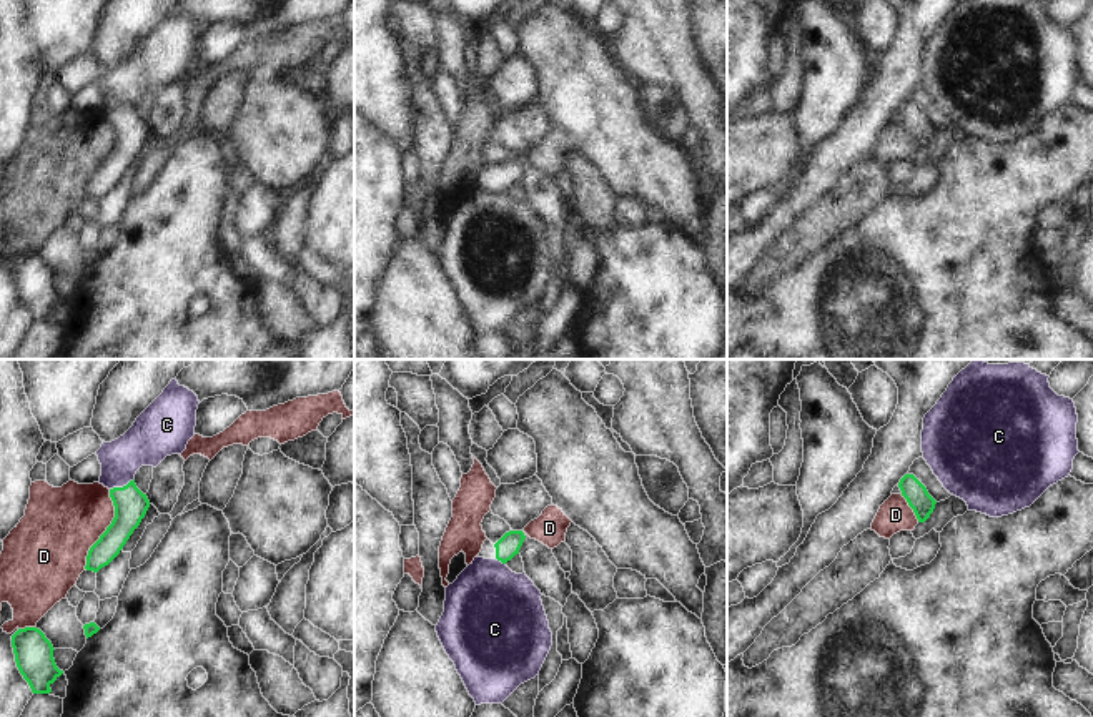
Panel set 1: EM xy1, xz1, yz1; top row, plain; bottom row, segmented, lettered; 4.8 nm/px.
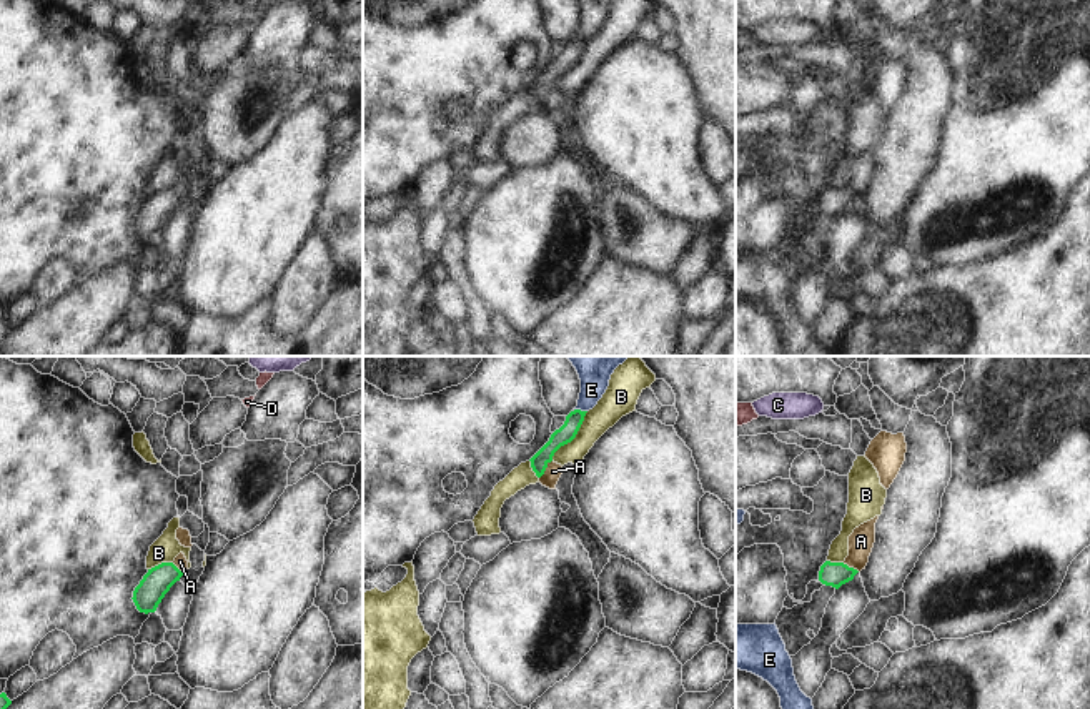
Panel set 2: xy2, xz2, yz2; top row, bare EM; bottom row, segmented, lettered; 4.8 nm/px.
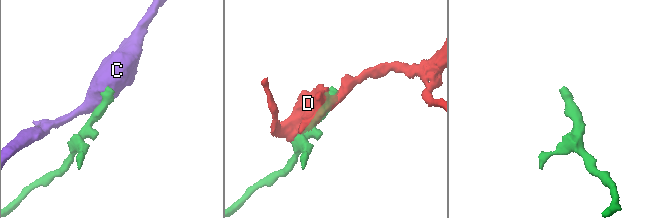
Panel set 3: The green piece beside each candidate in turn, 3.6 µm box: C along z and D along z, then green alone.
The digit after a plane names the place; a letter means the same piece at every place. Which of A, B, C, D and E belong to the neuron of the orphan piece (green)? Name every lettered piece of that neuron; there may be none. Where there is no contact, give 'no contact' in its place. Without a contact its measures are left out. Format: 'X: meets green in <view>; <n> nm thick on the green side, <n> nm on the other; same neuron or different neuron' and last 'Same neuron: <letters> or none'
A: meets green in xz2; 90 nm thick on the green side, 80 nm on the other; different neuron
B: meets green in xz2; 90 nm thick on the green side, 140 nm on the other; different neuron
C: meets green in xy1; 160 nm thick on the green side, 220 nm on the other; different neuron
D: meets green in xy1; 160 nm thick on the green side, 360 nm on the other; different neuron
E: meets green in xz2; 90 nm thick on the green side, 130 nm on the other; different neuron
Same neuron: none

